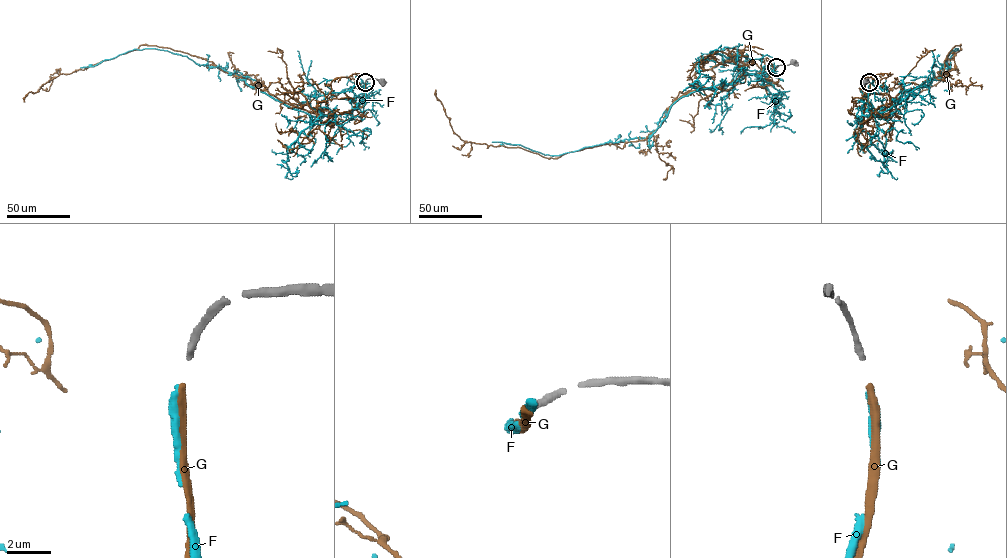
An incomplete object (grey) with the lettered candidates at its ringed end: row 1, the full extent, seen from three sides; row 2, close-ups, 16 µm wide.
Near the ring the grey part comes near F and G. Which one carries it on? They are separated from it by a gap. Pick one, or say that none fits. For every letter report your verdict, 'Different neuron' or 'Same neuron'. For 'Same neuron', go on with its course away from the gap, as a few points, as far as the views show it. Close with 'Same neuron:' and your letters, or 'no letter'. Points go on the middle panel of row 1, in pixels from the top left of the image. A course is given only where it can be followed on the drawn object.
F: Different neuron
G: Same neuron. Its course: (776, 67), (682, 95), (643, 140), (555, 158), (462, 140), (435, 89)
Same neuron: G

